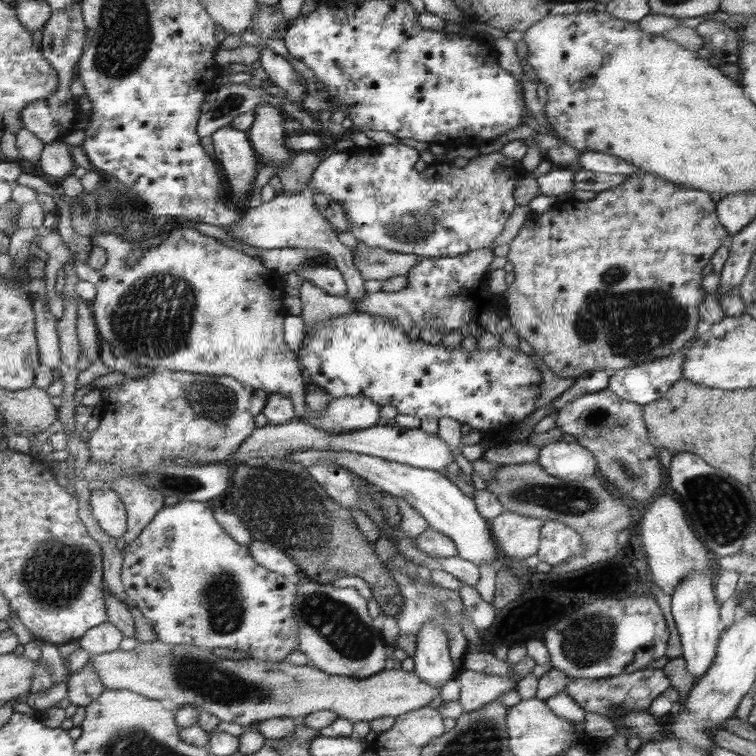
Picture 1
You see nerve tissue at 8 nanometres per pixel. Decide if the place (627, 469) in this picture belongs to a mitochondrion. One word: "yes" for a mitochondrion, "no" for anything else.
yes

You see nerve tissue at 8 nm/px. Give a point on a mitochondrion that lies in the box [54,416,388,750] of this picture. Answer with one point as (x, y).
(218, 685)

